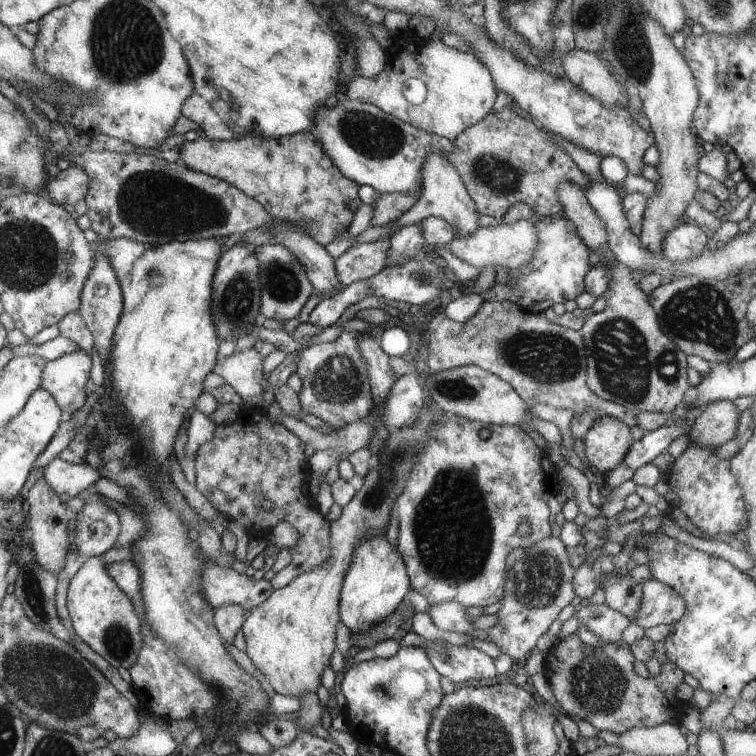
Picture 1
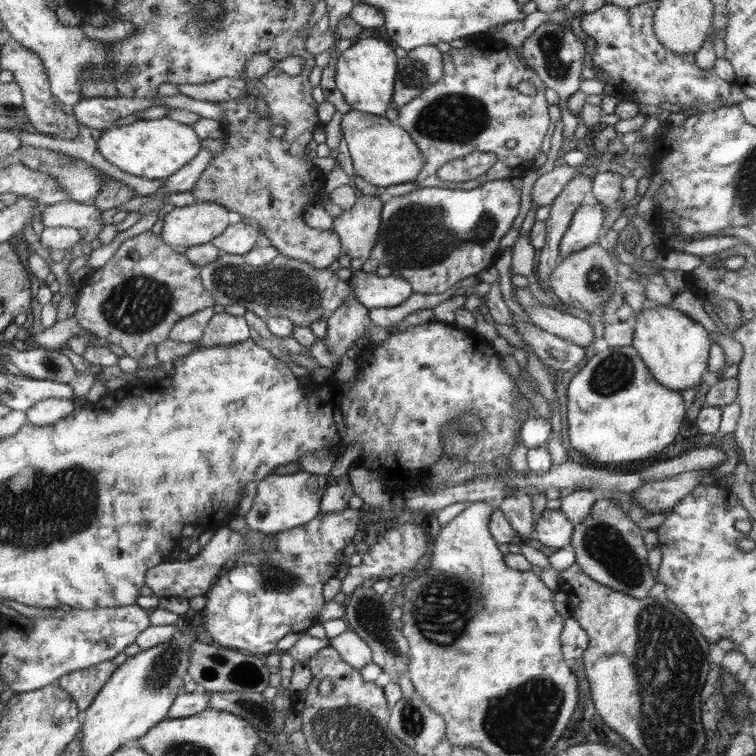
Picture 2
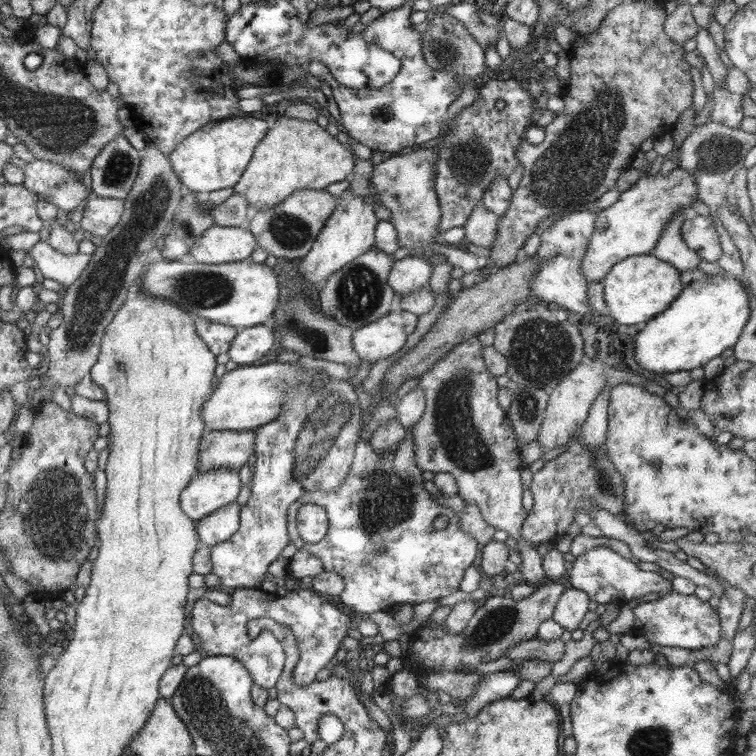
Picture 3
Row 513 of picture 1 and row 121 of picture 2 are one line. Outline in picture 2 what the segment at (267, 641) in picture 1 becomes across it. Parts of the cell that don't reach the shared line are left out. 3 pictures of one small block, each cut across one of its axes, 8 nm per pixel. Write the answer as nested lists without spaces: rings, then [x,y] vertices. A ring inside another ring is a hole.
[[[352,109],[342,116],[340,128],[348,145],[356,175],[370,185],[389,187],[413,182],[423,170],[426,157],[415,139],[404,127],[392,123],[385,115],[376,115]]]

